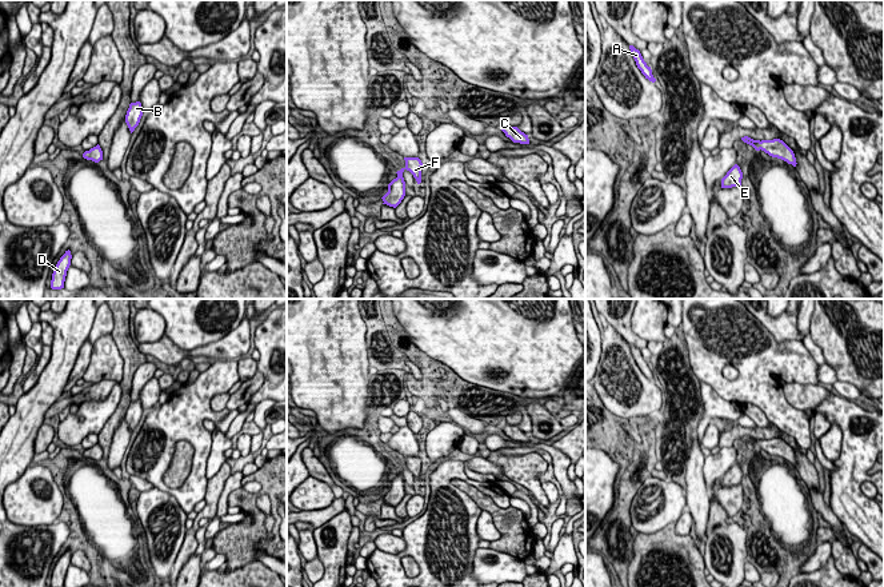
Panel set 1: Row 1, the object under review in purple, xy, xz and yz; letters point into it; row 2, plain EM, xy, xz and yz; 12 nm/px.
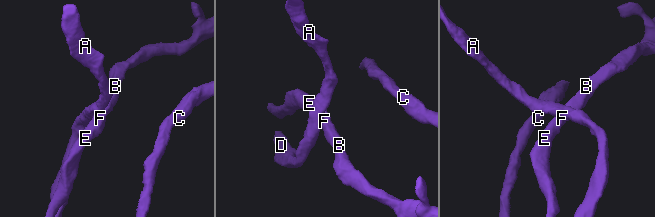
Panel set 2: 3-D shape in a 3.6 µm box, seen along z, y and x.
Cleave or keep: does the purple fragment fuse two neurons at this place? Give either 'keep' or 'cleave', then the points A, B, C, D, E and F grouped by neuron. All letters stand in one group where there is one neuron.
keep; groups A B C D E F

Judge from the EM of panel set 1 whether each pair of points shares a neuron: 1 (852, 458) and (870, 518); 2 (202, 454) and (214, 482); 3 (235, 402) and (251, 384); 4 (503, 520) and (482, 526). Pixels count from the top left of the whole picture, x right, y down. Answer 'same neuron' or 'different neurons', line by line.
1: same neuron
2: different neurons
3: same neuron
4: different neurons

